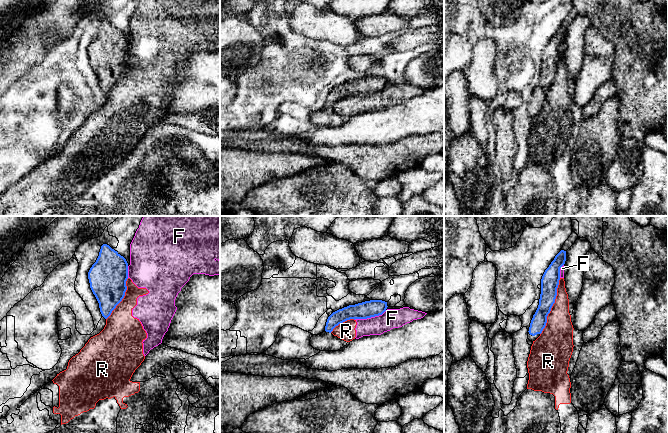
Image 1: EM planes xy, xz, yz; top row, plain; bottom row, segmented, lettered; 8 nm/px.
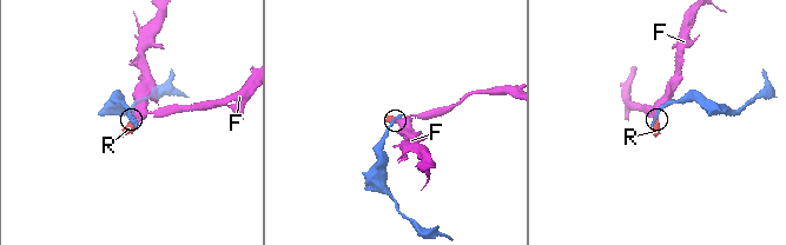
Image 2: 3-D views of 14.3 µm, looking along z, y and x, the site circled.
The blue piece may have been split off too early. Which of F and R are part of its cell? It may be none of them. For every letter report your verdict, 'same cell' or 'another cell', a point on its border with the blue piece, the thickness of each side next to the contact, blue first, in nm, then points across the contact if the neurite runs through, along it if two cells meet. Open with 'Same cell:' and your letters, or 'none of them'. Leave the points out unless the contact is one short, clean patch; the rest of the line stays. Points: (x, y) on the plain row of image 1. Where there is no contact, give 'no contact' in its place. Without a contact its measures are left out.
Same cell: none of them
F: another cell | xz (370, 93) | 140/160 nm
R: another cell | yz (552, 81) | 140/240 nm

